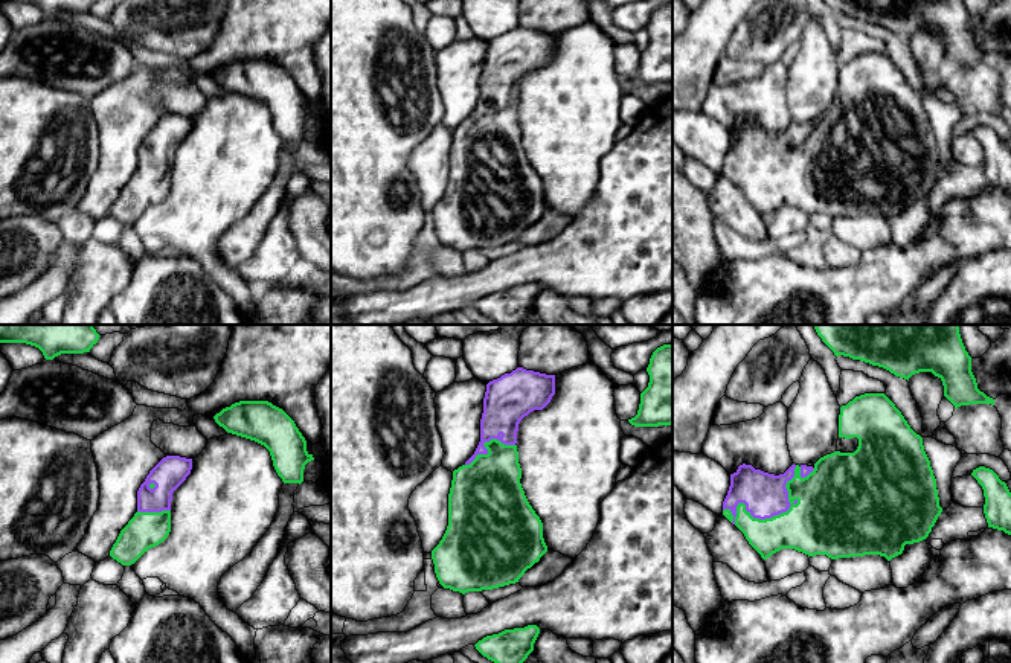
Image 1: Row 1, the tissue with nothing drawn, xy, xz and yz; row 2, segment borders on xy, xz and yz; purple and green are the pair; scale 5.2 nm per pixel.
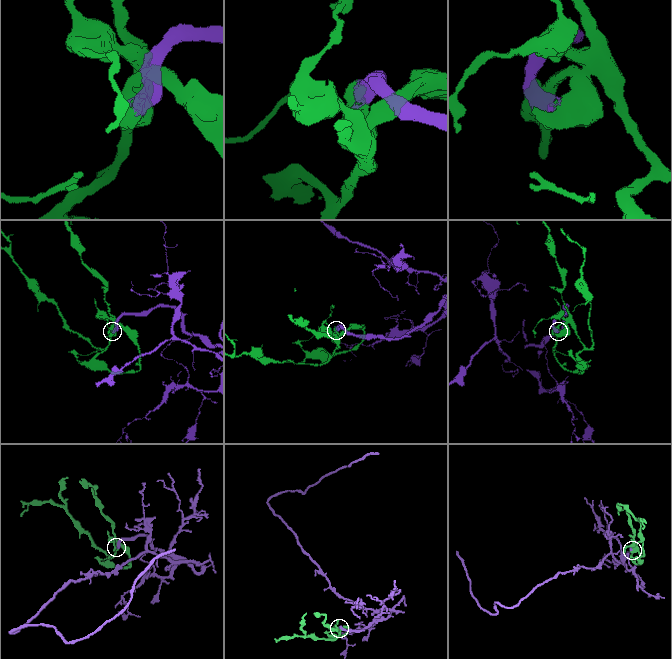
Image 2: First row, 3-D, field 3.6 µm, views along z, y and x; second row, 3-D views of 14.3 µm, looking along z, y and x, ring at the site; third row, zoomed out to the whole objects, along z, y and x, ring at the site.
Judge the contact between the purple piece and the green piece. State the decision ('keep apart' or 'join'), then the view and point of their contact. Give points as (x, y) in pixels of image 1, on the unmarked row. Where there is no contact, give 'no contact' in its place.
join; contact yz (775, 172)

